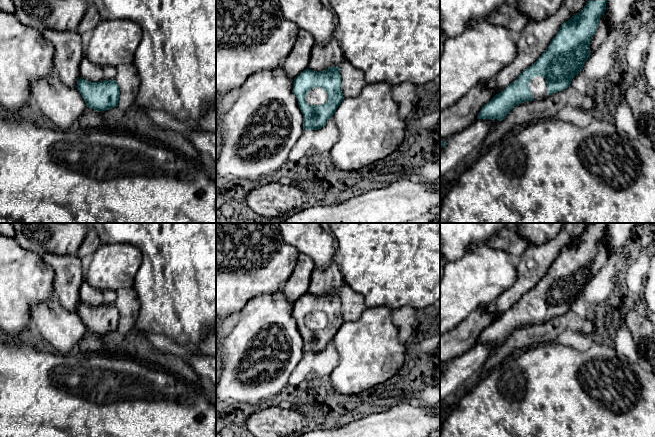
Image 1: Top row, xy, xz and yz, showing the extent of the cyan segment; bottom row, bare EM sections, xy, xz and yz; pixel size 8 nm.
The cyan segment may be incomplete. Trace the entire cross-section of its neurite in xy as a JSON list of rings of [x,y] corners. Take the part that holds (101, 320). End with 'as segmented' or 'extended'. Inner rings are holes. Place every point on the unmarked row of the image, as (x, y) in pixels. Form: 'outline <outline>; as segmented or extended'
outline [[[81,301],[76,312],[91,333],[102,336],[118,329],[119,310],[115,304],[89,306]]]; as segmented

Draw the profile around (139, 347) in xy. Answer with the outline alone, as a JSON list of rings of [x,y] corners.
[[[134,332],[127,347],[121,347],[118,350],[118,354],[127,354],[149,366],[165,368],[170,373],[189,382],[193,386],[198,386],[203,382],[203,379],[196,374],[185,359],[180,356],[162,353],[148,340],[146,334],[142,332]]]

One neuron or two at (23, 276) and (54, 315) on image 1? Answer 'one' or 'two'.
one

